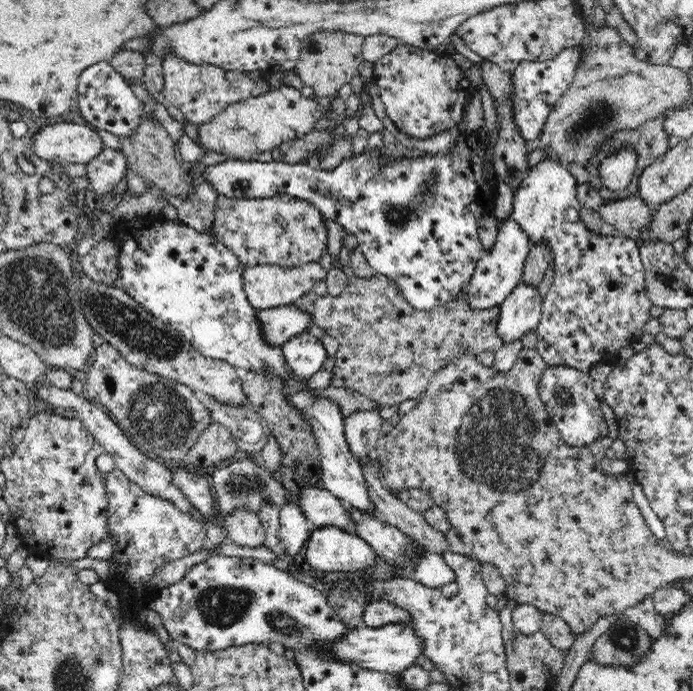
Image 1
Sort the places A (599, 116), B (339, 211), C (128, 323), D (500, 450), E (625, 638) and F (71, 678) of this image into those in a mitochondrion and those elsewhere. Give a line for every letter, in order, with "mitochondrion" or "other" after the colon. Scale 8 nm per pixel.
A: mitochondrion
B: other
C: mitochondrion
D: mitochondrion
E: mitochondrion
F: mitochondrion

